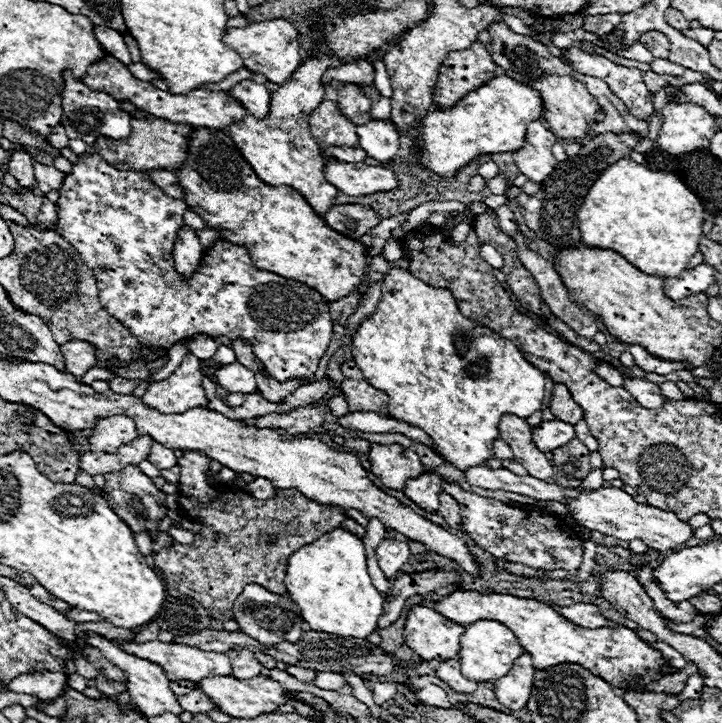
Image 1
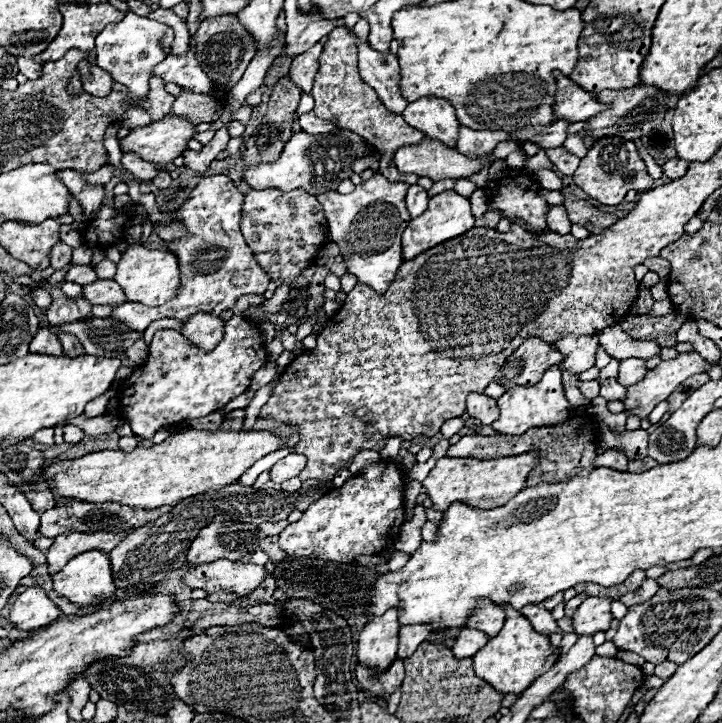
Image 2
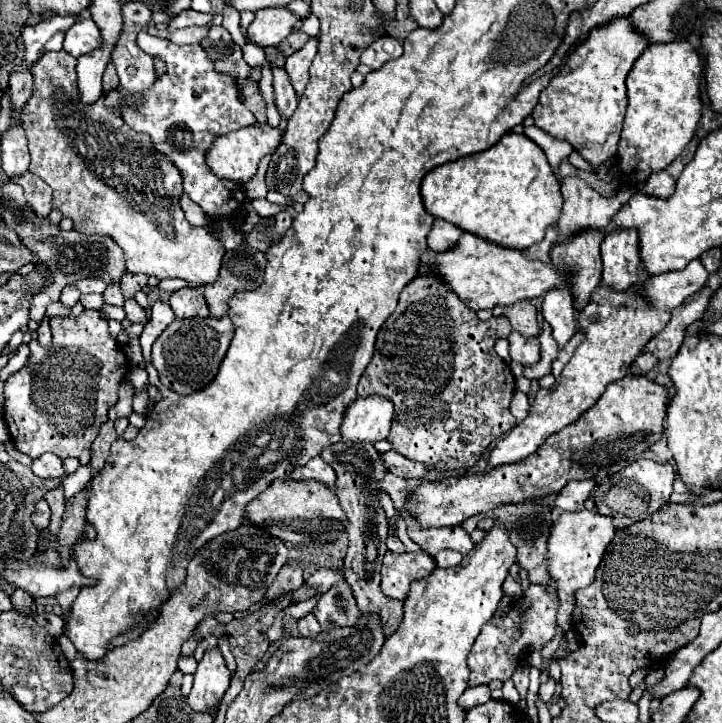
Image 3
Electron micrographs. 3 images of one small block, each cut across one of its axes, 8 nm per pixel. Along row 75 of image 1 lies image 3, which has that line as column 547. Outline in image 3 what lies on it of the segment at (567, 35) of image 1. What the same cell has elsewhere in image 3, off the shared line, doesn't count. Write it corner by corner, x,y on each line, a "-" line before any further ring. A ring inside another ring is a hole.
552,580
550,584
552,592
544,590
544,586
530,586
528,590
524,590
524,596
518,604
512,604
504,612
496,612
494,618
482,628
468,656
468,666
470,666
468,686
490,684
492,680
502,680
502,682
508,680
512,677
522,652
540,650
546,642
554,638
554,624
560,600
556,584

